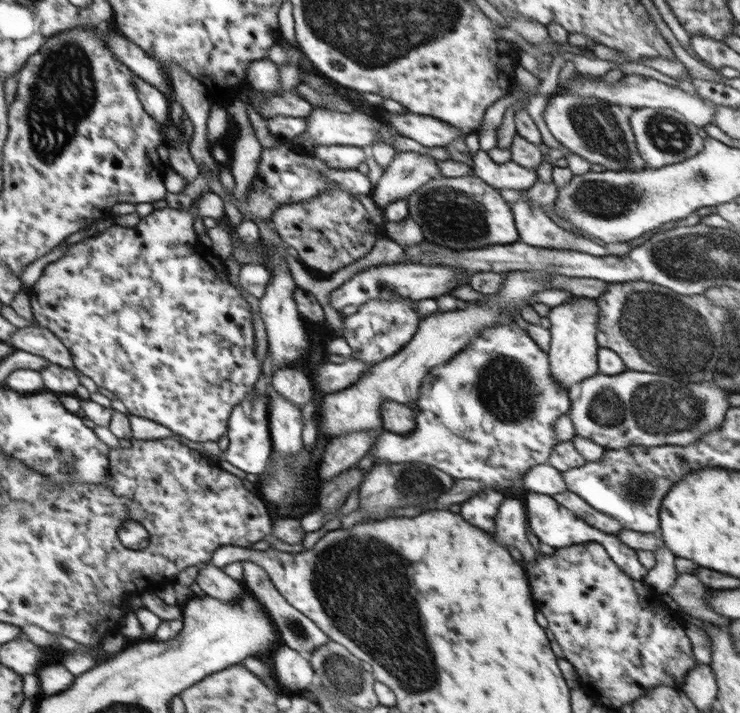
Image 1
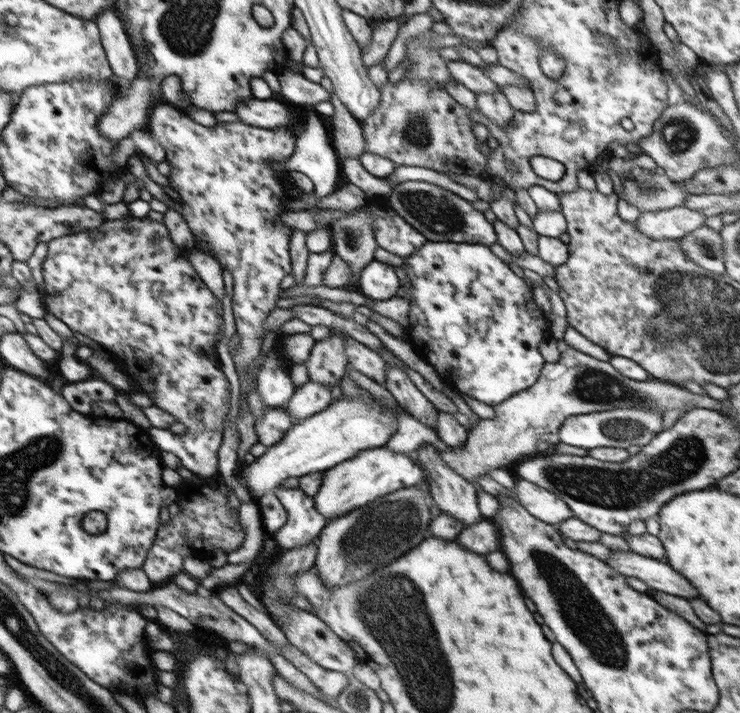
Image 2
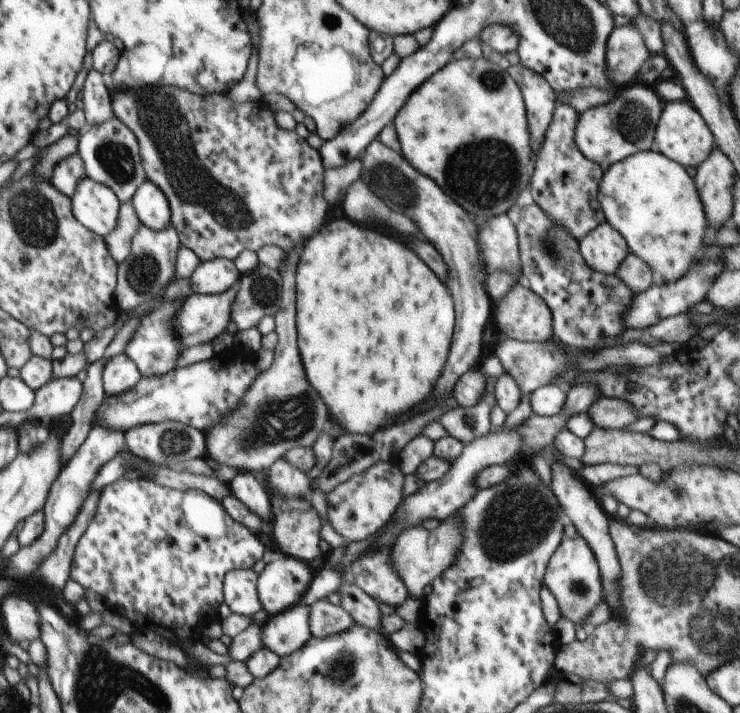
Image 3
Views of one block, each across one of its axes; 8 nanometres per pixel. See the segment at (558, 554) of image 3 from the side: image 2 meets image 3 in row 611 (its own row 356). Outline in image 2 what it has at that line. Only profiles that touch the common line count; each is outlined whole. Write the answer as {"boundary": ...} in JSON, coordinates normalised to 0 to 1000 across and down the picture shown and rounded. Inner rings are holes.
{"boundary":[[[769,487],[757,495],[753,508],[735,511],[730,529],[716,544],[672,567],[662,588],[650,588],[643,599],[638,599],[624,628],[593,633],[593,637],[608,658],[645,682],[646,669],[659,665],[662,658],[678,658],[703,638],[718,641],[746,631],[755,620],[755,602],[768,583],[854,571],[881,571],[897,583],[900,575],[909,572],[926,572],[927,578],[936,571],[970,576],[978,572],[973,564],[955,553],[936,553],[916,539],[846,530],[822,506]]]}

